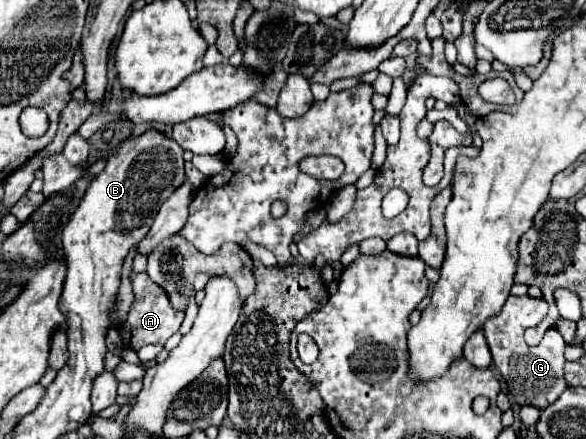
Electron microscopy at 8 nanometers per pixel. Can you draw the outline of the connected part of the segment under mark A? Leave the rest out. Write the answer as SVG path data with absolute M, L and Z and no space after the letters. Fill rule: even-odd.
M132 271L130 281L134 287L134 303L132 303L124 323L120 325L122 345L132 351L138 351L140 347L150 345L150 343L164 345L168 341L168 337L172 337L180 329L182 319L184 319L184 311L172 309L172 303L168 301L168 295L164 293L164 289L160 289L160 285L156 285L146 273Z

